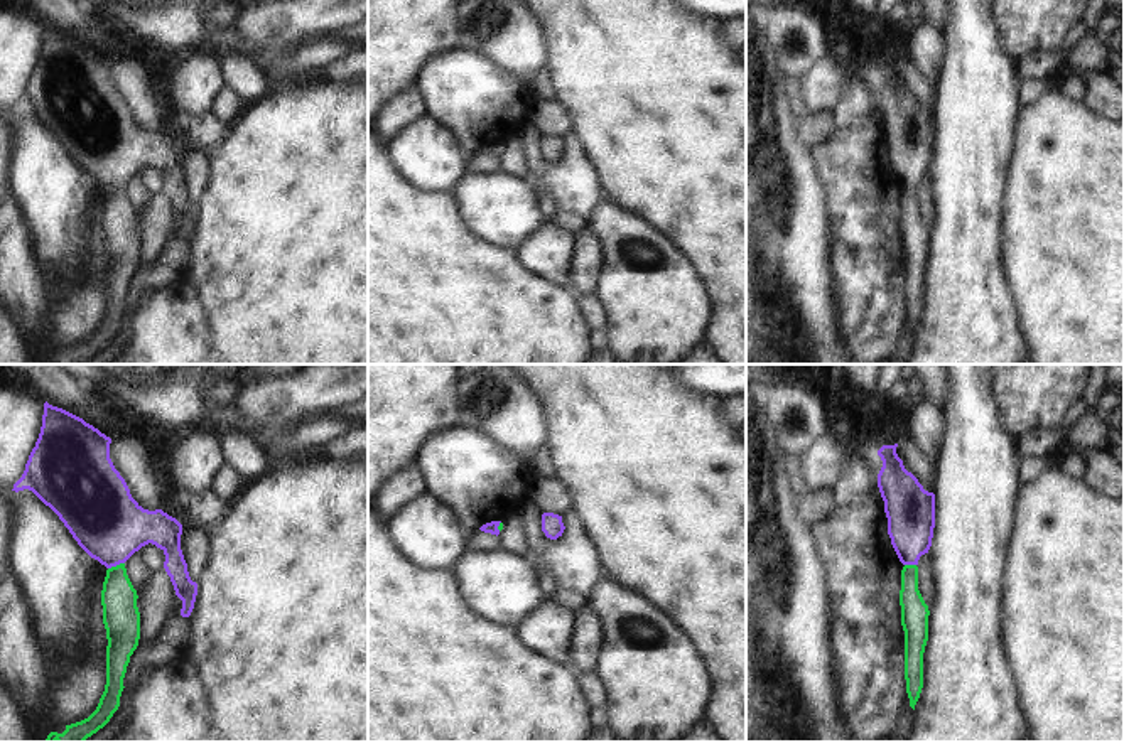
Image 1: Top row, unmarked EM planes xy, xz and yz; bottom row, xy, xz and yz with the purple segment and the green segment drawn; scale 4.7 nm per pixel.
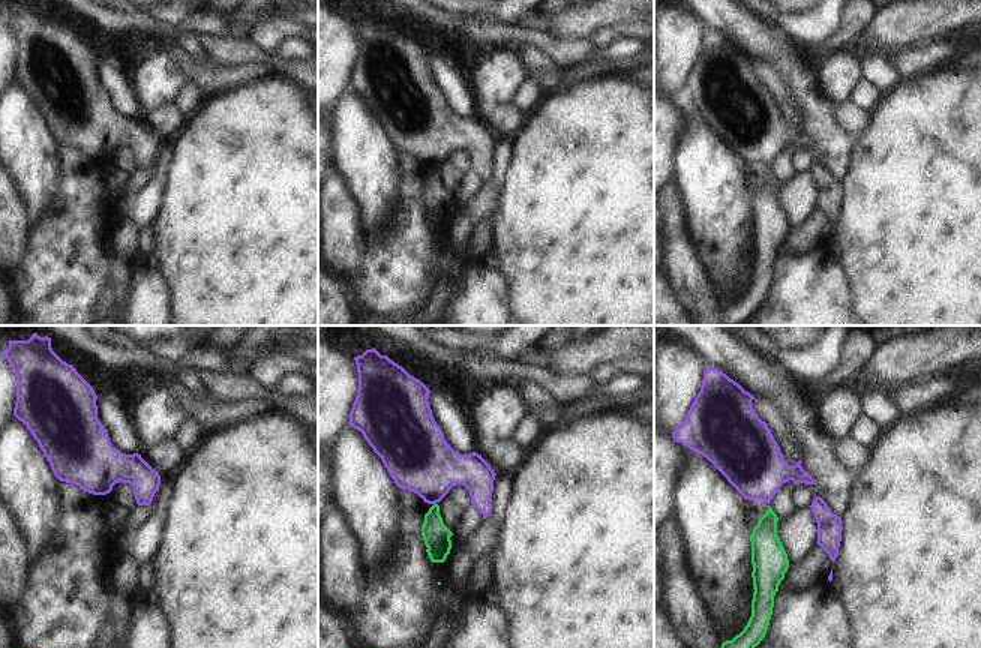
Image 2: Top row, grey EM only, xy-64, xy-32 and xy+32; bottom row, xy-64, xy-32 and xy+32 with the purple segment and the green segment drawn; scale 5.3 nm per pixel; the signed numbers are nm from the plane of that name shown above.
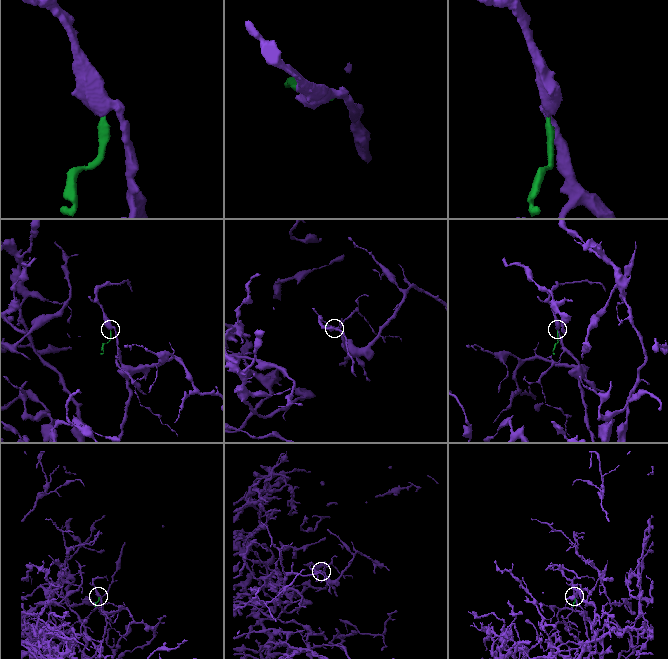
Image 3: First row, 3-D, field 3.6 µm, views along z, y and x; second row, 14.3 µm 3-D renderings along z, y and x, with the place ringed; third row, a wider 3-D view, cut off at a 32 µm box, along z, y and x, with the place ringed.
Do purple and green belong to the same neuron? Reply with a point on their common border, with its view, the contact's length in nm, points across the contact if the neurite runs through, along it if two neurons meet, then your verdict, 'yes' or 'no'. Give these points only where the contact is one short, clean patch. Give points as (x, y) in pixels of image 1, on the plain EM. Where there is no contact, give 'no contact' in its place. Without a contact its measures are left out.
meets purple in xy at (115, 188); contact 90 nm long; runs through xy (103, 140), (112, 155), (115, 188), (120, 236); yes

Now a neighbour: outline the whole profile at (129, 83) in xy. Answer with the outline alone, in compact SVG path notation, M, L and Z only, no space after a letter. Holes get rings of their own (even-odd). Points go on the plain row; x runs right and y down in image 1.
M115 61L110 66L110 81L138 128L149 133L162 132L162 113L147 78L128 61Z

